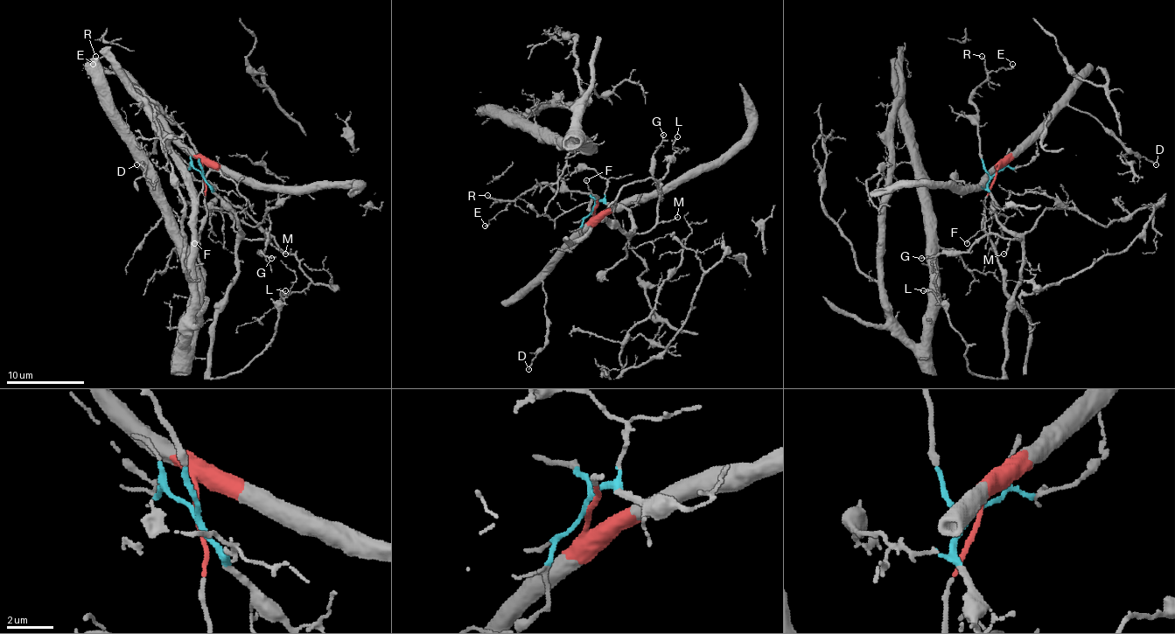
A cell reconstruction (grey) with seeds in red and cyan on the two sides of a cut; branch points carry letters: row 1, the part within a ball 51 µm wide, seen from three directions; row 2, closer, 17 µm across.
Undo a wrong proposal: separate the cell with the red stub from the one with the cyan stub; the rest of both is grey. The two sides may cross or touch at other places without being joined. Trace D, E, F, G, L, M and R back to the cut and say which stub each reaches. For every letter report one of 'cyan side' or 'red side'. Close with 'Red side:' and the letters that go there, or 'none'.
D: red side
E: cyan side
F: red side
G: cyan side
L: cyan side
M: cyan side
R: cyan side
Red side: D, F

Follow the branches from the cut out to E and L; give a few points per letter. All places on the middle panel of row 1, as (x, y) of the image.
E: (594, 209), (594, 198), (588, 193), (555, 191), (547, 183), (537, 183), (485, 226)
L: (594, 209), (599, 201), (621, 205), (631, 219), (629, 236), (601, 214), (621, 189), (666, 173), (678, 136)

